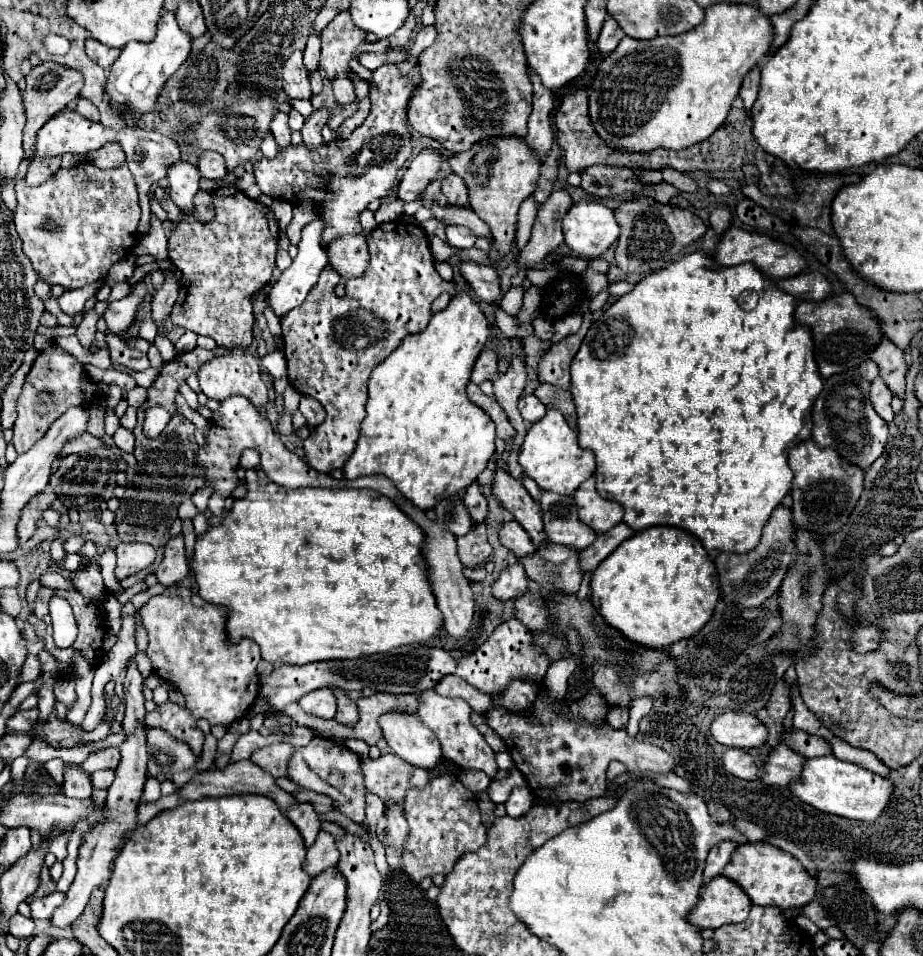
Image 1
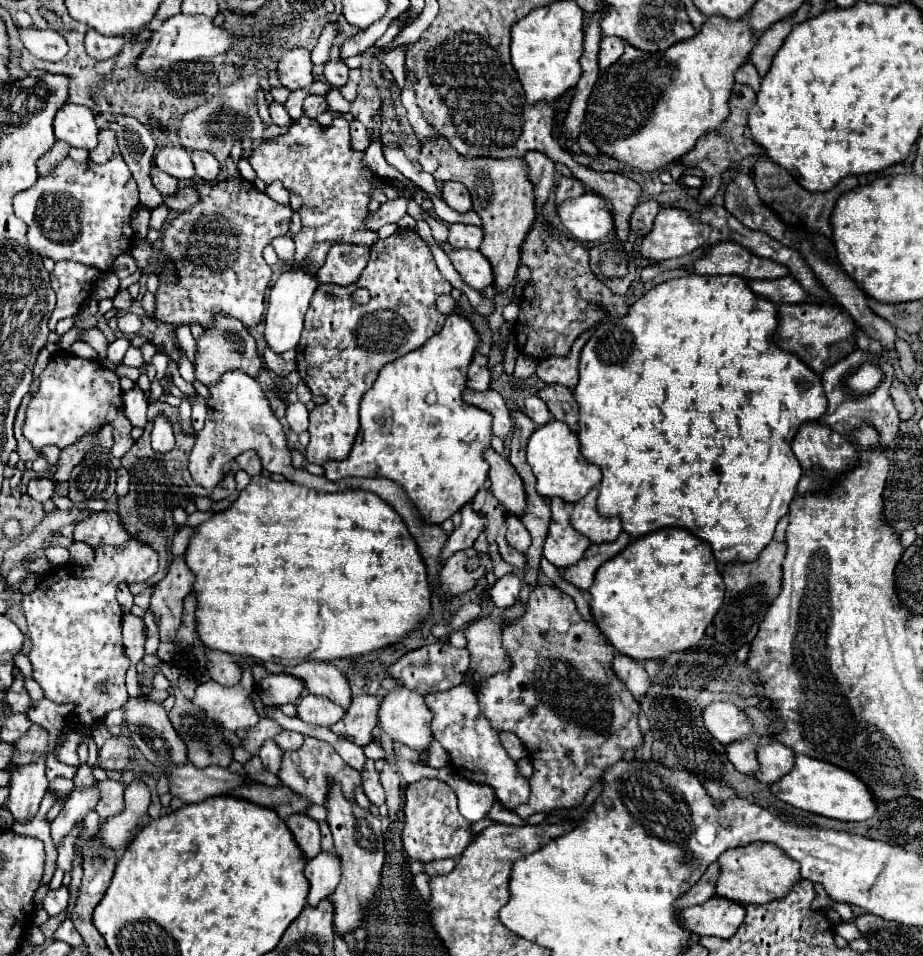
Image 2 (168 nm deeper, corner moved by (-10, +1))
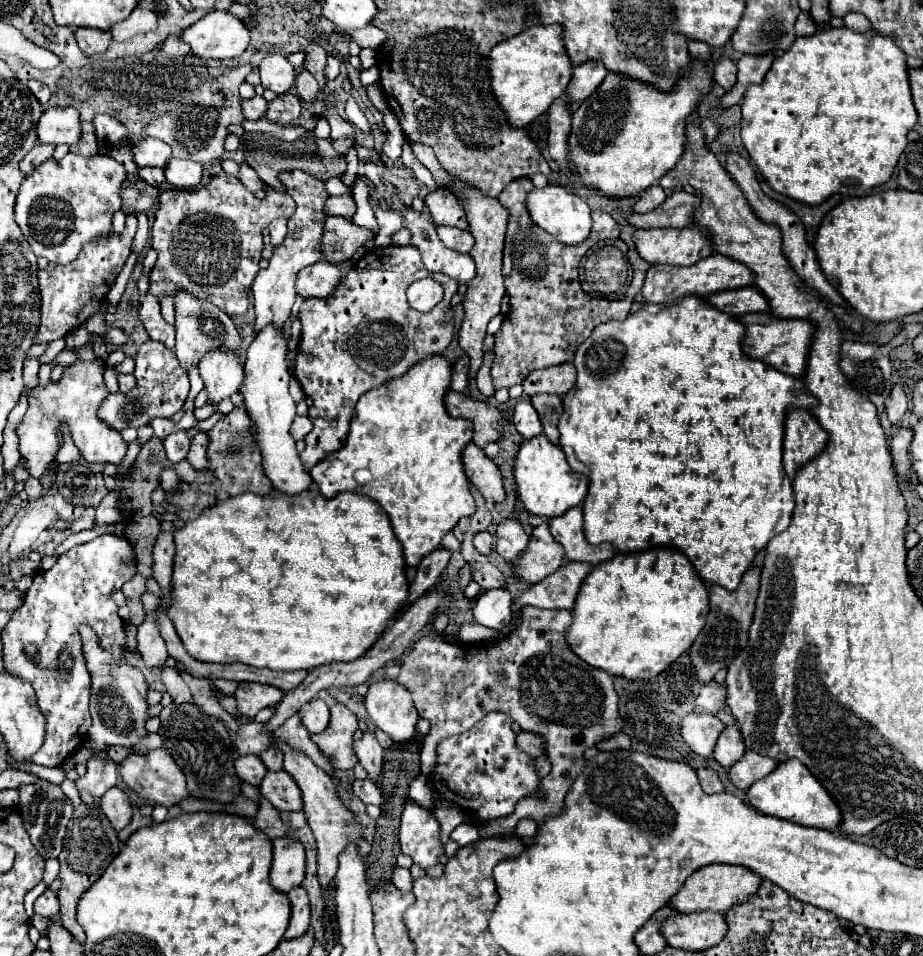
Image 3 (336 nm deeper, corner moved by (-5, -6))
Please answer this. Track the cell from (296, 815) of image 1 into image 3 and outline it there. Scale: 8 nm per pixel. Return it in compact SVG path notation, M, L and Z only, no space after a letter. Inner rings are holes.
M289 836L273 840L273 864L271 884L275 890L287 894L293 886L299 886L305 878L305 850Z

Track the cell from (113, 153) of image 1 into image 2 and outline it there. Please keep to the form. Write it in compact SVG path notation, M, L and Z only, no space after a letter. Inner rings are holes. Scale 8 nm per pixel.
M102 129L98 135L98 147L90 151L90 161L94 163L106 163L114 155L118 155L118 141L114 137L114 131Z

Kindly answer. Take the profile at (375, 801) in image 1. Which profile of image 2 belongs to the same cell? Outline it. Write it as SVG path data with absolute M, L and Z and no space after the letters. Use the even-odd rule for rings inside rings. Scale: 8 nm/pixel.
M366 759L362 779L364 779L364 787L362 787L362 789L364 789L366 797L370 799L370 803L372 803L374 807L384 805L384 791L382 791L380 779L378 779L378 771L374 769L374 759Z

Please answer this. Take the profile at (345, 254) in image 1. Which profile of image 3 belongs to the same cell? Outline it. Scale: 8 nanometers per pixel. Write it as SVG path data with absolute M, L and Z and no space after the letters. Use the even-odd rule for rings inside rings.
M353 260L341 264L315 262L297 274L297 294L303 298L327 298L339 284L341 276L353 268Z

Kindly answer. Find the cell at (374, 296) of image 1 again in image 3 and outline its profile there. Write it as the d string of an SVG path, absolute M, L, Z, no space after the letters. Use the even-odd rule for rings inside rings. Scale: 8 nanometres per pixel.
M387 246L373 248L361 260L353 264L353 270L341 280L341 286L329 298L309 298L303 302L299 320L301 320L301 342L297 346L295 358L295 376L309 398L313 398L313 406L309 408L309 418L313 420L313 430L305 436L307 448L301 452L301 462L305 470L311 470L317 462L321 462L331 452L339 450L347 438L349 422L355 412L357 400L371 388L377 388L393 378L403 376L417 362L441 354L451 338L453 338L453 322L445 318L445 312L451 310L451 296L457 292L457 282L453 278L445 278L445 274L433 274L425 270L421 262L421 254L413 246ZM431 276L441 282L445 288L443 300L431 312L417 312L409 306L405 292L411 282Z

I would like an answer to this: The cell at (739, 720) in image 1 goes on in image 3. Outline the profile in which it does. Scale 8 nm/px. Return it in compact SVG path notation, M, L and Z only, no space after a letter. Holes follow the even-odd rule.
M687 714L681 722L681 736L691 752L709 758L723 726L715 714Z

